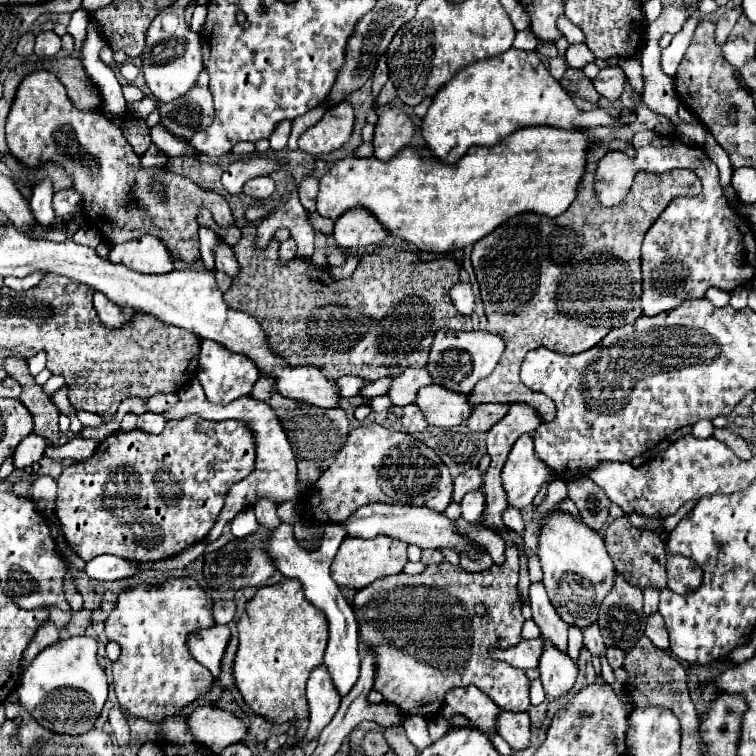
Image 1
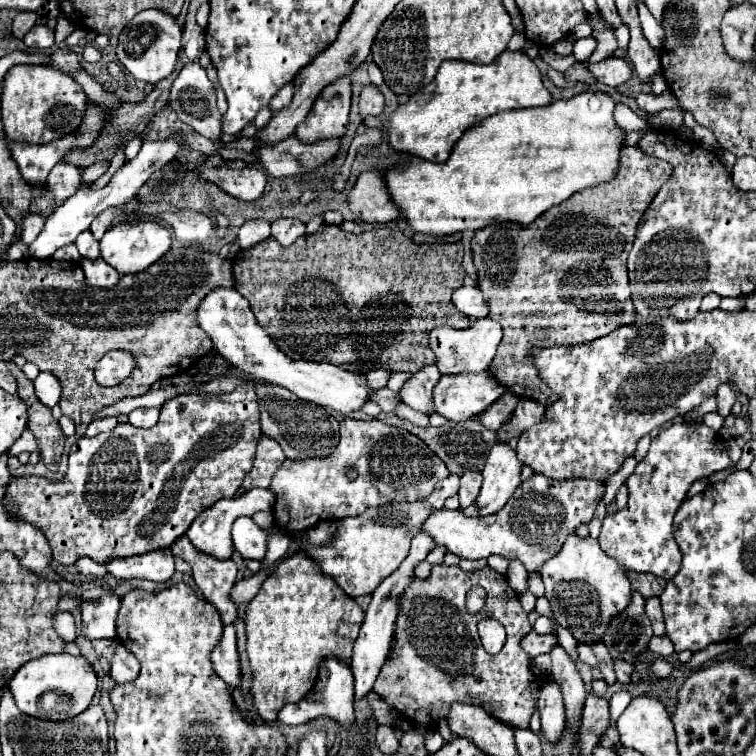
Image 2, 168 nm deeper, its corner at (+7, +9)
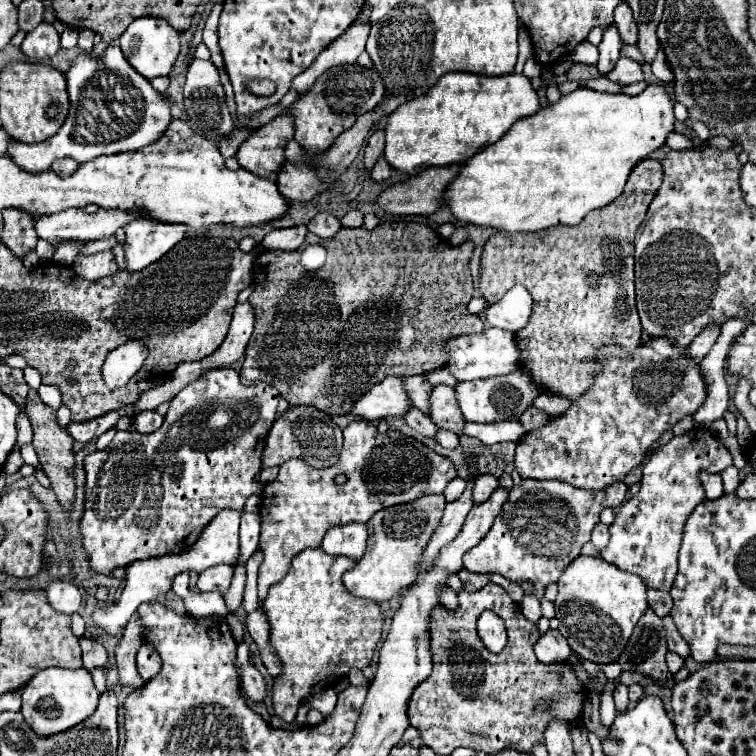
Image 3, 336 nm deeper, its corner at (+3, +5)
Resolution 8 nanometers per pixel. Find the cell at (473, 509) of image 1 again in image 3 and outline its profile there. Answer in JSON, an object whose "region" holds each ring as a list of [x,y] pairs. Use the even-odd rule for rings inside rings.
{"region":[[[480,474],[474,478],[472,484],[472,500],[474,504],[482,504],[484,500],[488,500],[488,496],[496,490],[498,486],[498,478],[492,474]]]}

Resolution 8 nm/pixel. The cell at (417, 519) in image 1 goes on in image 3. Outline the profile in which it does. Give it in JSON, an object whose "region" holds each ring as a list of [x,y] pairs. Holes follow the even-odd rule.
{"region":[[[522,480],[518,486],[512,486],[508,502],[502,506],[502,514],[494,520],[490,532],[480,540],[478,546],[474,546],[468,554],[464,554],[464,568],[470,572],[498,572],[506,576],[512,582],[518,580],[530,580],[536,588],[536,598],[542,598],[544,586],[550,582],[558,582],[564,568],[580,554],[580,548],[590,540],[594,524],[600,520],[600,512],[606,506],[620,506],[626,498],[626,484],[614,482],[612,486],[606,486],[604,490],[580,490],[566,482],[556,480]]]}

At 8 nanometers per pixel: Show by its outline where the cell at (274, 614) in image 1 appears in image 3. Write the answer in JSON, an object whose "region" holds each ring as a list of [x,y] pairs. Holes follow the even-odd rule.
{"region":[[[322,548],[302,550],[292,560],[288,574],[278,584],[270,586],[268,596],[262,602],[262,610],[270,624],[270,646],[276,650],[276,656],[282,664],[280,678],[274,678],[272,704],[276,716],[284,722],[292,724],[296,720],[296,712],[308,696],[320,694],[322,688],[328,688],[336,680],[348,676],[352,668],[364,670],[372,662],[372,654],[382,632],[382,612],[374,600],[354,598],[346,592],[342,574],[354,564],[356,560],[348,556],[330,556]]]}

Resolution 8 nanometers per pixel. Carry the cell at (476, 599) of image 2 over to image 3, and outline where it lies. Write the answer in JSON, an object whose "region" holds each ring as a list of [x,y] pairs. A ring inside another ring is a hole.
{"region":[[[462,568],[458,576],[460,576],[460,580],[462,580],[464,590],[468,590],[468,592],[478,592],[480,588],[483,588],[490,582],[488,574],[476,574],[476,572],[470,572],[470,570],[466,570],[466,568]]]}

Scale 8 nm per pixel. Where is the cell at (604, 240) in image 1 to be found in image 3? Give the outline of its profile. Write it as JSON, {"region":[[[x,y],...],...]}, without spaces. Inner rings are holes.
{"region":[[[652,158],[638,162],[628,176],[626,188],[608,206],[592,210],[576,226],[556,226],[540,232],[496,232],[484,244],[480,256],[480,292],[488,304],[498,302],[510,288],[522,284],[534,304],[528,326],[518,330],[516,342],[520,350],[520,370],[524,370],[530,380],[548,394],[558,394],[568,400],[576,400],[588,390],[592,378],[586,378],[588,368],[582,368],[580,362],[590,356],[590,350],[596,350],[604,344],[622,344],[628,350],[634,350],[640,344],[642,326],[638,311],[634,306],[634,234],[642,220],[646,218],[648,206],[662,186],[662,164]]]}

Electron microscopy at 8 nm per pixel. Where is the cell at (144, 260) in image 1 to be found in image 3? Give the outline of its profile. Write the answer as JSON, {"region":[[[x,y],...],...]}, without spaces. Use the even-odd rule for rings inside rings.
{"region":[[[136,220],[126,226],[126,270],[138,272],[160,260],[186,234],[184,224],[168,224],[156,220]]]}

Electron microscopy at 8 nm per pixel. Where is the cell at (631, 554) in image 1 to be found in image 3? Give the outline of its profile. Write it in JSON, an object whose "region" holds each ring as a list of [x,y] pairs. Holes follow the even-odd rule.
{"region":[[[648,588],[648,606],[656,612],[656,616],[664,616],[670,612],[672,608],[672,598],[670,598],[670,592],[664,592],[664,590],[652,590]]]}

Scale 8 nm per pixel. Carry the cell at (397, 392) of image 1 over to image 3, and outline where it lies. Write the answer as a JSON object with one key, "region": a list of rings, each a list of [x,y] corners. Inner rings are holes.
{"region":[[[446,384],[434,386],[428,402],[430,402],[430,418],[438,428],[446,428],[456,434],[462,434],[464,416],[456,404],[452,386],[446,386]]]}

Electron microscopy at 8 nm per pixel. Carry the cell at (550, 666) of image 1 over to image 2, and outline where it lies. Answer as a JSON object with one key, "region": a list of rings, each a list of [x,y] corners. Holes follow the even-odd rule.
{"region":[[[546,678],[544,686],[540,690],[538,712],[540,712],[544,738],[548,742],[556,744],[566,728],[566,718],[564,718],[564,704],[562,704],[560,688],[556,686],[556,682],[552,678]]]}

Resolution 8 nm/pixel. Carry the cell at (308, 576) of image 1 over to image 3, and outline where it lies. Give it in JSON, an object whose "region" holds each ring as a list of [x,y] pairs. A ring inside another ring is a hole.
{"region":[[[244,514],[240,524],[240,562],[246,562],[258,548],[258,536],[260,536],[260,516]]]}

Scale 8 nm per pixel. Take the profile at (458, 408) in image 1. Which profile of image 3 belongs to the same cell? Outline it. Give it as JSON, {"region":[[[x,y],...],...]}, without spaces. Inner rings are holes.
{"region":[[[516,370],[506,376],[494,376],[486,380],[472,380],[472,382],[458,382],[456,384],[456,400],[458,406],[468,422],[502,422],[502,420],[516,420],[532,400],[542,392],[534,382],[528,378],[526,372]],[[498,394],[498,400],[496,400]]]}

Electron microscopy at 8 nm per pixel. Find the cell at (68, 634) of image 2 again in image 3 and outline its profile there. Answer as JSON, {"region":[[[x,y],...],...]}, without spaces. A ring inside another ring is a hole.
{"region":[[[82,636],[80,638],[80,648],[82,648],[82,660],[84,660],[84,668],[86,670],[92,670],[96,666],[106,666],[106,660],[108,660],[108,654],[104,650],[102,644],[98,644],[96,640],[92,638],[86,638]]]}

